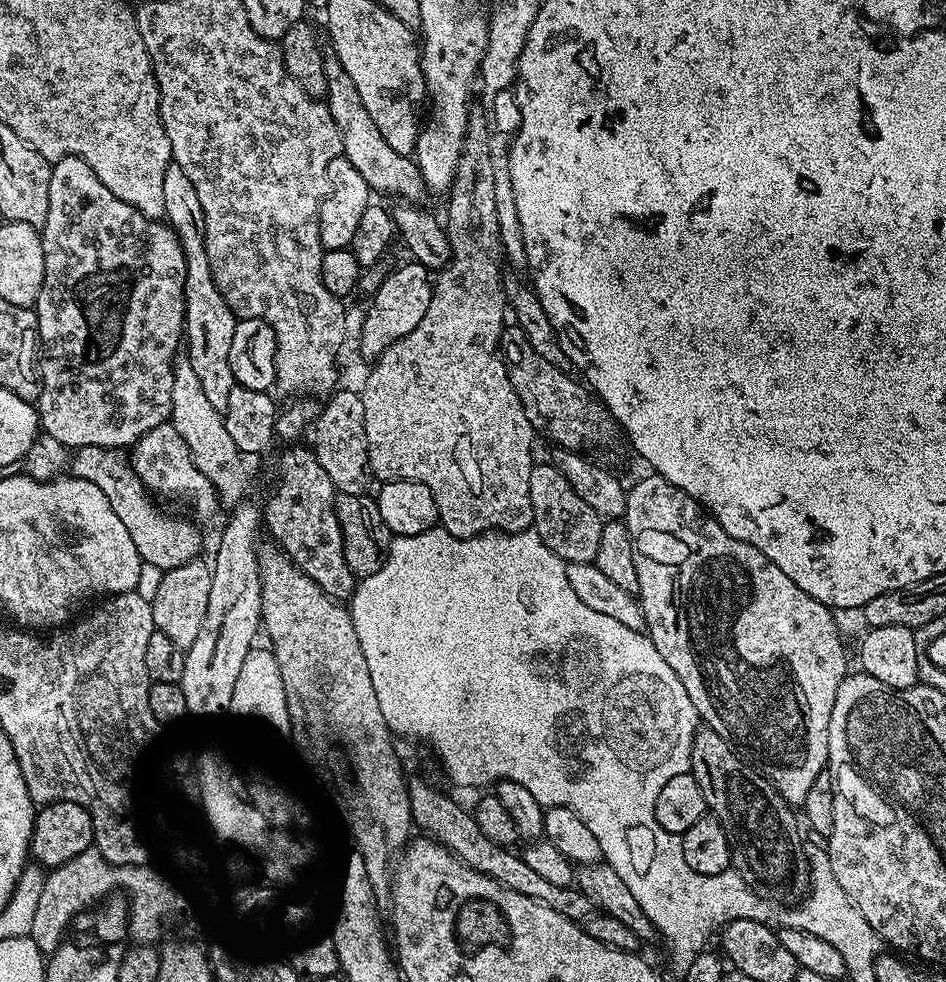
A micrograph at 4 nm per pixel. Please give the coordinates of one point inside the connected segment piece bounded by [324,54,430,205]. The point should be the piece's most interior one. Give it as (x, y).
(386, 171)

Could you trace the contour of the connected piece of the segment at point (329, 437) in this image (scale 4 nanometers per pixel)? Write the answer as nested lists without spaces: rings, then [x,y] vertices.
[[[336,390],[327,397],[328,405],[319,409],[314,421],[316,444],[314,451],[322,470],[330,477],[337,493],[361,494],[370,475],[366,446],[366,406],[362,406],[360,392]]]

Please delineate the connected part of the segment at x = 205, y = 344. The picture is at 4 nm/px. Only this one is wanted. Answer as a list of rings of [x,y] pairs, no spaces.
[[[175,162],[168,165],[166,179],[162,182],[162,202],[164,203],[163,219],[176,231],[186,258],[186,282],[184,283],[186,354],[190,358],[190,366],[194,366],[195,374],[202,385],[202,391],[206,393],[206,399],[215,408],[223,410],[226,401],[230,398],[230,390],[234,390],[238,386],[234,378],[234,370],[230,370],[230,345],[234,339],[238,318],[230,310],[226,298],[222,298],[222,294],[210,274],[210,258],[206,258],[204,230],[201,224],[204,215],[202,214],[202,202],[198,202],[198,190],[194,190],[194,182],[190,182],[190,178],[186,176],[186,170],[182,170],[182,166],[178,166]]]

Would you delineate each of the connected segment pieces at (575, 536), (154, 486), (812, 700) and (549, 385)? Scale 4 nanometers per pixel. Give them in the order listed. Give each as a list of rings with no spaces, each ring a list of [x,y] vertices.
[[[533,463],[530,470],[530,502],[534,510],[532,528],[558,558],[569,564],[595,561],[605,521],[586,502],[582,502],[582,498],[578,498],[574,486],[566,482],[555,463]]]
[[[171,422],[154,426],[154,430],[136,441],[130,452],[130,461],[138,478],[153,493],[161,492],[164,496],[182,496],[188,499],[193,510],[204,520],[210,519],[218,509],[218,497],[210,478],[206,478],[206,474],[194,466],[194,458],[190,458],[190,450],[186,442],[182,442],[182,434],[174,430]]]
[[[655,474],[644,476],[636,485],[627,489],[628,509],[624,511],[623,523],[628,525],[628,533],[634,546],[634,567],[638,569],[638,584],[640,591],[638,599],[640,608],[644,612],[646,635],[654,642],[658,654],[666,658],[670,668],[682,678],[682,686],[690,694],[694,702],[694,710],[699,714],[701,721],[712,728],[735,746],[741,753],[747,754],[762,769],[772,784],[780,791],[781,798],[793,806],[803,805],[806,793],[814,778],[822,774],[828,767],[828,731],[830,730],[830,710],[834,710],[834,698],[838,694],[838,686],[842,686],[845,676],[849,675],[848,652],[844,649],[844,640],[840,637],[840,628],[836,625],[833,609],[826,607],[818,598],[810,598],[802,586],[794,586],[762,550],[726,534],[722,526],[713,516],[708,515],[700,503],[690,494],[678,490],[674,482],[666,482],[666,478]]]
[[[515,326],[505,327],[500,336],[500,354],[504,365],[508,367],[510,382],[522,402],[522,410],[526,410],[526,418],[530,418],[533,433],[549,436],[561,449],[569,452],[584,452],[588,448],[608,448],[618,436],[616,419],[599,399],[583,383],[575,384],[569,373],[558,370],[558,366],[550,366],[542,358],[530,342],[526,342],[524,331]]]

